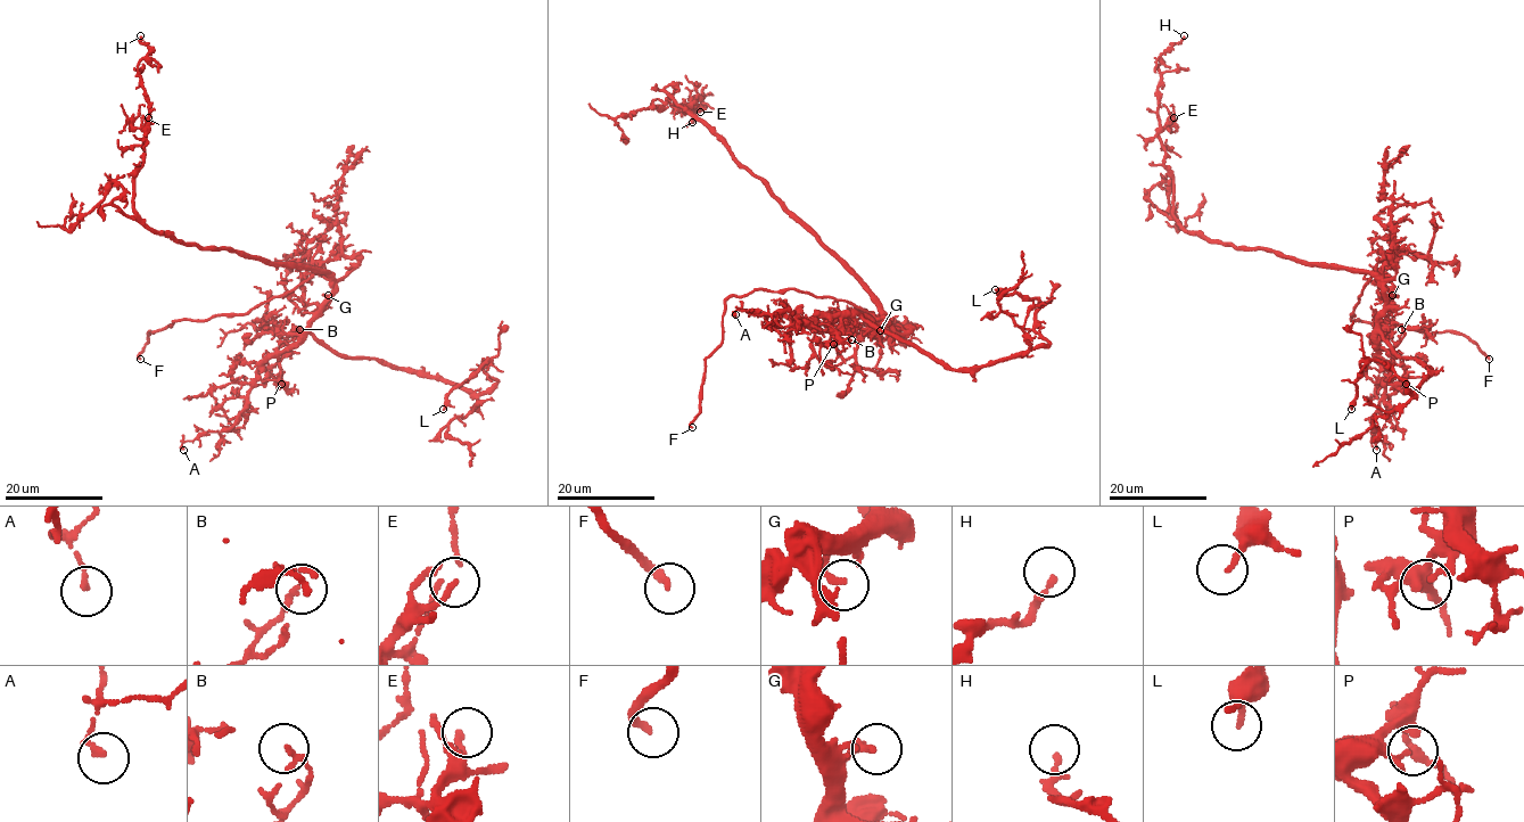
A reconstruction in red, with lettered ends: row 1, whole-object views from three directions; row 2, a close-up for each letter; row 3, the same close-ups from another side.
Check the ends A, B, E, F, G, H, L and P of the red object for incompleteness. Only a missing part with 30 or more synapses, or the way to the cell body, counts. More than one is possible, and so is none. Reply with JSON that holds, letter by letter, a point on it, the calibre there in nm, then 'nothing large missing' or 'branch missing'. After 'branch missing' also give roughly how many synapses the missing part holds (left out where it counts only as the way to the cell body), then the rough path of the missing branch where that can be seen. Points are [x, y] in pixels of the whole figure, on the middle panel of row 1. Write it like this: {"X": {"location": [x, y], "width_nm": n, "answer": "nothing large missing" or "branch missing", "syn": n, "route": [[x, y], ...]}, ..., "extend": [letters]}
{"A": {"location": [735, 314], "width_nm": 170, "answer": "nothing large missing"}, "B": {"location": [851, 339], "width_nm": 120, "answer": "nothing large missing"}, "E": {"location": [700, 112], "width_nm": 180, "answer": "nothing large missing"}, "F": {"location": [692, 427], "width_nm": 190, "answer": "branch missing", "route": [[692, 427], [701, 438], [693, 444], [672, 438], [642, 437], [590, 445], [615, 452], [658, 471]]}, "G": {"location": [880, 330], "width_nm": 240, "answer": "branch missing", "syn": 70, "route": [[880, 330], [901, 351], [903, 356]]}, "H": {"location": [692, 122], "width_nm": 200, "answer": "nothing large missing"}, "L": {"location": [995, 289], "width_nm": 180, "answer": "nothing large missing"}, "P": {"location": [833, 344], "width_nm": 160, "answer": "nothing large missing"}, "extend": ["F", "G"]}

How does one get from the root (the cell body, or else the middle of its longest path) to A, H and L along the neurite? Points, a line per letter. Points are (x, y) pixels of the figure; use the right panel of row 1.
A: (1347, 270), (1370, 273), (1385, 298), (1375, 336), (1376, 361), (1387, 372), (1374, 413), (1376, 450)
H: (1347, 270), (1209, 243), (1175, 216), (1174, 175), (1163, 164), (1159, 136), (1158, 83), (1161, 56), (1184, 35)
L: (1347, 270), (1375, 278), (1382, 337), (1432, 370), (1413, 394), (1390, 367), (1361, 361), (1351, 409)

